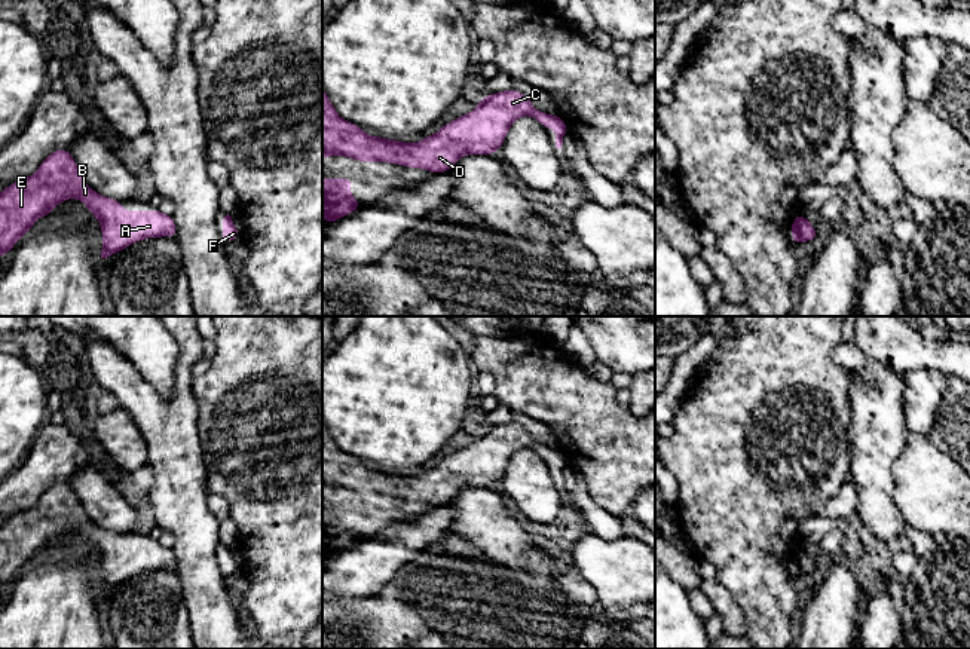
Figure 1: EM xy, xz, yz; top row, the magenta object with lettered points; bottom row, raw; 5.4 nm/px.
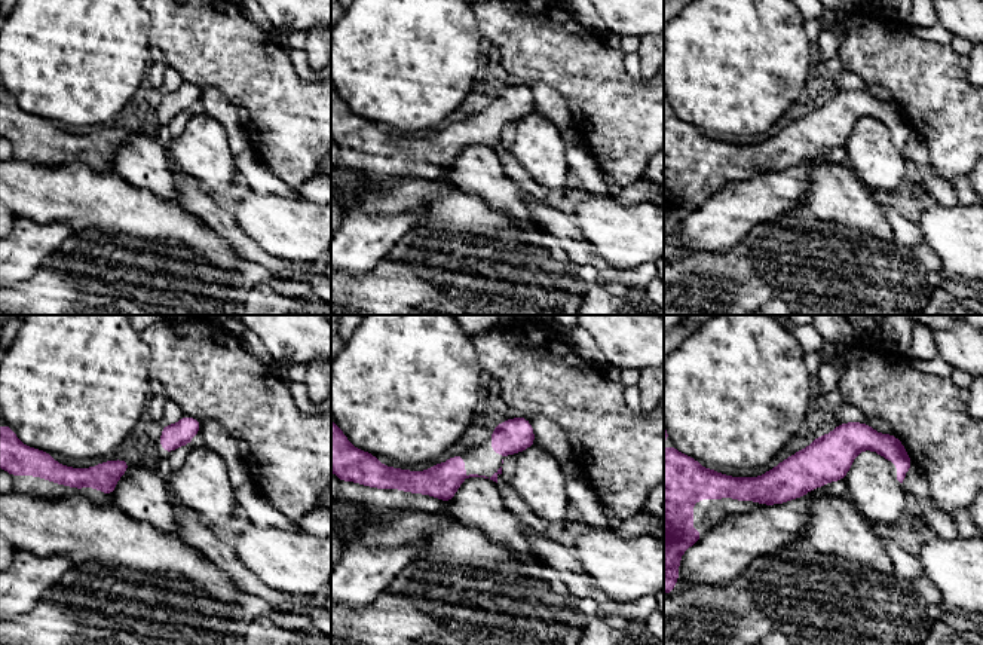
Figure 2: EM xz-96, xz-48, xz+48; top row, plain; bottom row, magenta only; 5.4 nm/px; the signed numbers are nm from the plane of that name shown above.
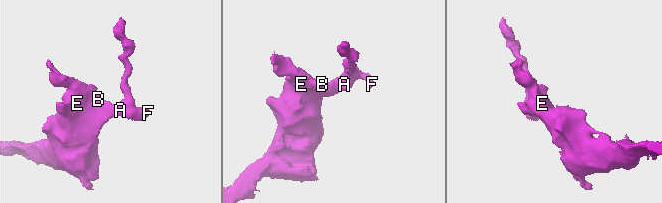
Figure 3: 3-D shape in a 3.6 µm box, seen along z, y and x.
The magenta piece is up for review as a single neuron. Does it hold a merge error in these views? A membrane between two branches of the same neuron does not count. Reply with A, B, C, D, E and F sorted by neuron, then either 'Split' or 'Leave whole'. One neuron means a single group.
Groups: A B C D E F. Leave whole

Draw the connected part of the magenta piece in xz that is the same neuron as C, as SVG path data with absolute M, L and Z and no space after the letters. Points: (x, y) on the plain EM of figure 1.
M322 419L322 490L346 489L358 495L388 495L441 506L450 503L462 489L493 487L502 480L510 459L521 449L532 449L545 462L554 460L556 480L562 481L567 466L562 449L536 443L529 431L515 422L481 429L468 447L455 450L420 475L408 477L370 469L355 456L343 453Z

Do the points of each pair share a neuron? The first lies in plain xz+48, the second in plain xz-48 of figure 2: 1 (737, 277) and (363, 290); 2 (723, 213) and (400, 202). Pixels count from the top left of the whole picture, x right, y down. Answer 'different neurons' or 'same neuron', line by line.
1: same neuron
2: different neurons

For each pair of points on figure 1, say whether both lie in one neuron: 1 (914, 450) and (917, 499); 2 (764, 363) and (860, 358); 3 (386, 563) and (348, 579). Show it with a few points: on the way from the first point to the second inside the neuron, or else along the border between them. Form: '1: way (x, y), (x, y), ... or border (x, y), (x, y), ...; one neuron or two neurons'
1: way (917, 462), (917, 487); one neuron
2: border (841, 339), (832, 352), (832, 360), (850, 372); two neurons
3: way (378, 563), (370, 563), (357, 572); one neuron

